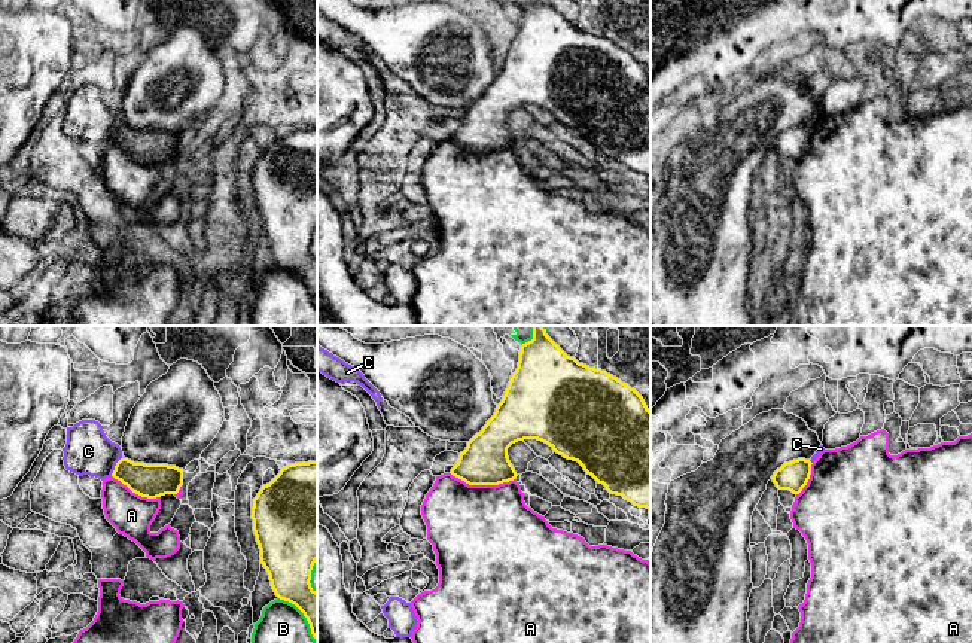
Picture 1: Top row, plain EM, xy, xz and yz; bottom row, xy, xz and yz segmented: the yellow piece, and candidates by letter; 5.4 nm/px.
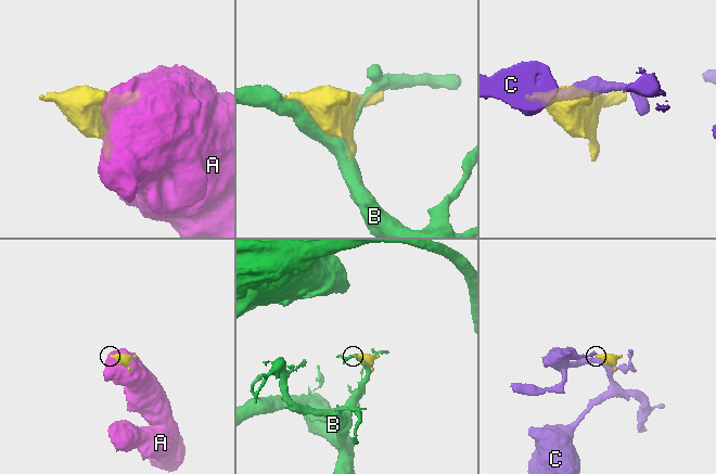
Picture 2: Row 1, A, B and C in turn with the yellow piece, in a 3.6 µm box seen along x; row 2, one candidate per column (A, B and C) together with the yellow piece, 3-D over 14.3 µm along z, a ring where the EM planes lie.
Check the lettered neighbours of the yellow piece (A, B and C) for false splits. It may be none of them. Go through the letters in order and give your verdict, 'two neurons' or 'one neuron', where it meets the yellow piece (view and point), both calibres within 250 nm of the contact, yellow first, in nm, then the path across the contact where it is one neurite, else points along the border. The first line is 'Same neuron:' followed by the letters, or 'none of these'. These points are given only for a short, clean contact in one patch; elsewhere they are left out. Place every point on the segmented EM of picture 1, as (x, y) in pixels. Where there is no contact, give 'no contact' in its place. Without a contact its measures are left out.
Same neuron: none of these
A: two neurons; contact xz (483, 484); calibres 260 and 500 nm
B: two neurons; contact xy (304, 615); calibres 220 and 220 nm
C: two neurons; contact xy (115, 466); calibres 180 and 260 nm; border xy (121, 457), (110, 475)

